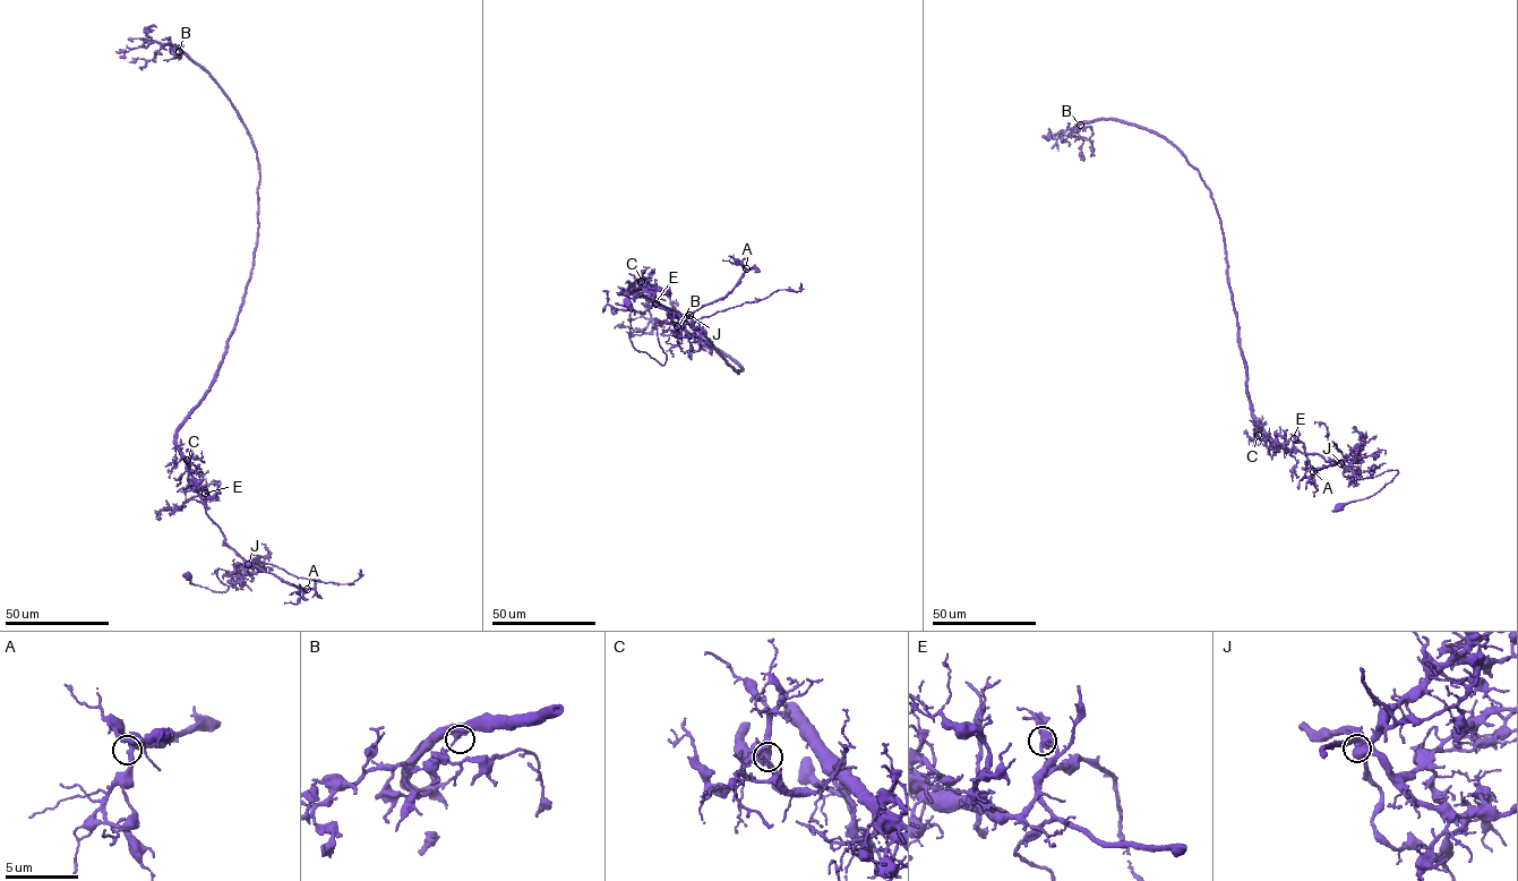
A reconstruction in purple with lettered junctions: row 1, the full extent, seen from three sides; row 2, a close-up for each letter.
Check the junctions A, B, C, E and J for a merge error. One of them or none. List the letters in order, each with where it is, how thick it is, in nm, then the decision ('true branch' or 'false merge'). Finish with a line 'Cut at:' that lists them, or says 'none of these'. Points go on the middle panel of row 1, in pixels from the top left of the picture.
A: (746, 268) | 320 nm | true branch
B: (677, 326) | 360 nm | true branch
C: (641, 281) | 420 nm | true branch
E: (655, 304) | 360 nm | false merge
J: (689, 315) | 460 nm | true branch
Cut at: E

